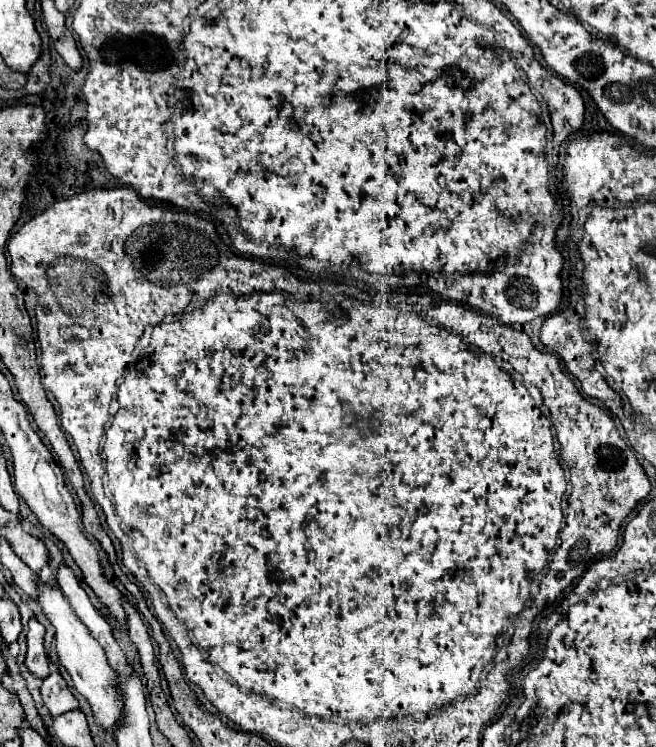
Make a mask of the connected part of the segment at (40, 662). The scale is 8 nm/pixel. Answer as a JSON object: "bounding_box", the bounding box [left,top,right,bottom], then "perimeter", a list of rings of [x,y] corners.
{"bounding_box":[25,619,49,679],"perimeter":[[[31,619],[29,621],[29,629],[27,629],[27,657],[25,657],[25,667],[29,669],[31,675],[45,679],[49,677],[49,657],[45,655],[43,649],[43,635],[45,635],[45,627],[37,621]]]}

